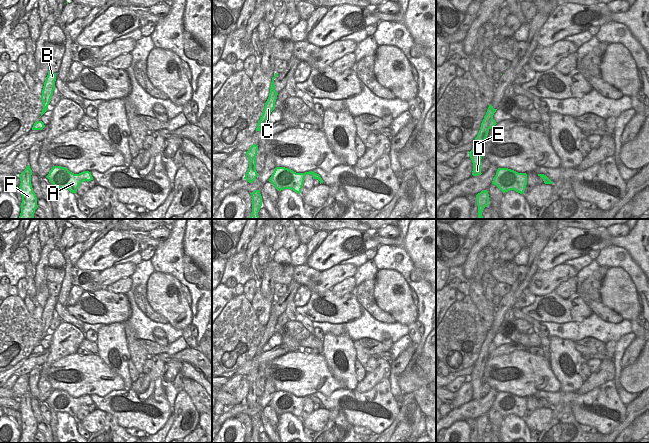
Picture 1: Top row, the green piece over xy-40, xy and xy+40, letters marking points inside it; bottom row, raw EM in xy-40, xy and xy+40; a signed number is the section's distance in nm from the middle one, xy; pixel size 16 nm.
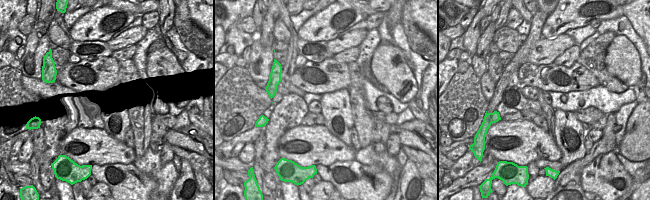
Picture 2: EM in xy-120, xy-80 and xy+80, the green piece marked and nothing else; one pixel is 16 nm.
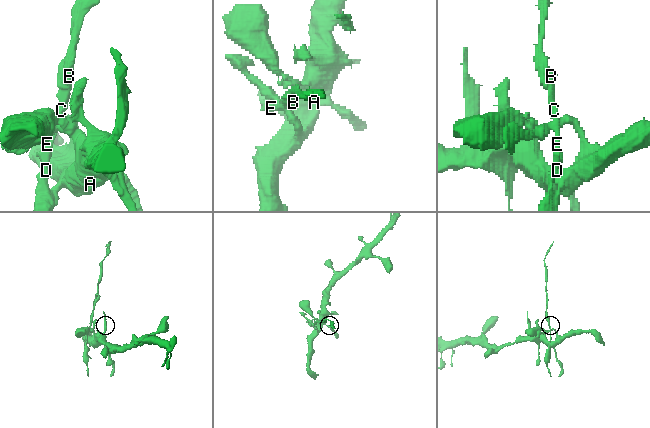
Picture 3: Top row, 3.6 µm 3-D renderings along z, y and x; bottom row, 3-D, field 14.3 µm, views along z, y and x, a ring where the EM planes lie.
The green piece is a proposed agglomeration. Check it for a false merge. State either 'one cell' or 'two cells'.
two cells

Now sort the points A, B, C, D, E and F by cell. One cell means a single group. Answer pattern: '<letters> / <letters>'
A / B C D E F

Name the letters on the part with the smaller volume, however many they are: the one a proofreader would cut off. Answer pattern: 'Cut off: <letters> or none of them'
Cut off: B, C, D, E, F.

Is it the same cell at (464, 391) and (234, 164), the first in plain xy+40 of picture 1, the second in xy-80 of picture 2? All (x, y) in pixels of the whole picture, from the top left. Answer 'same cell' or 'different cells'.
different cells

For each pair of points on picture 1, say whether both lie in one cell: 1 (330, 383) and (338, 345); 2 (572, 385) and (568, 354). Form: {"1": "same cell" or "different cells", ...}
{"1": "different cells", "2": "same cell"}

